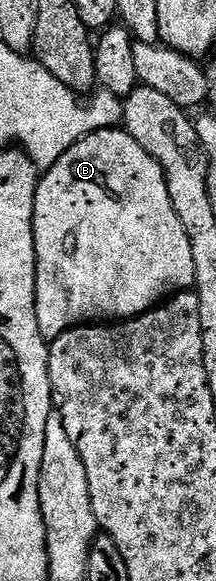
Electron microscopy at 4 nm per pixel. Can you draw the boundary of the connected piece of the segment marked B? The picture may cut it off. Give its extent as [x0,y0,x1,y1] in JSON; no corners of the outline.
[33,128,195,339]

